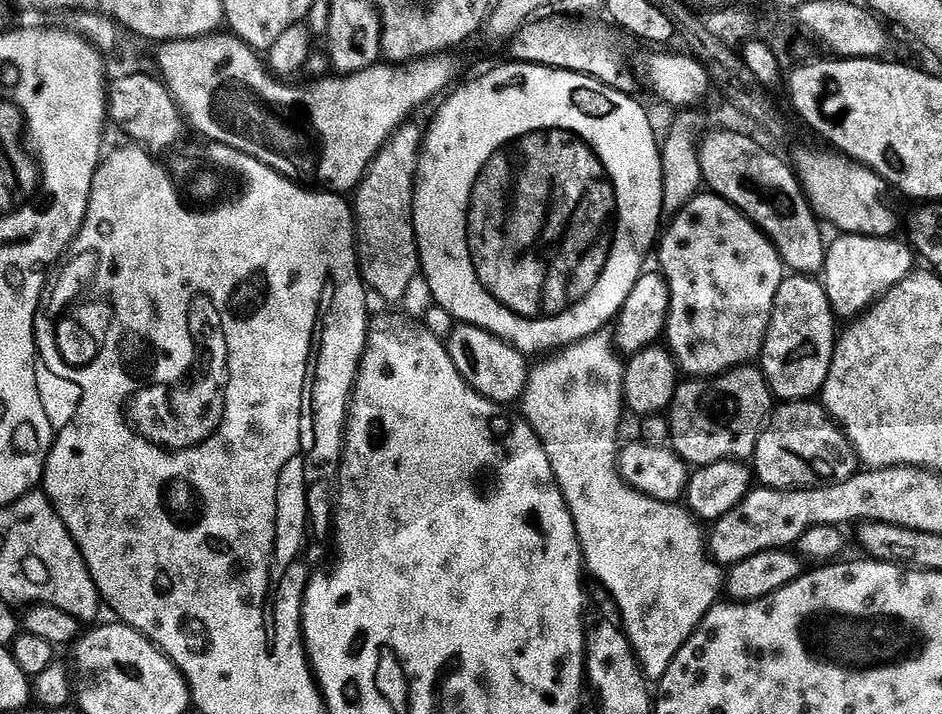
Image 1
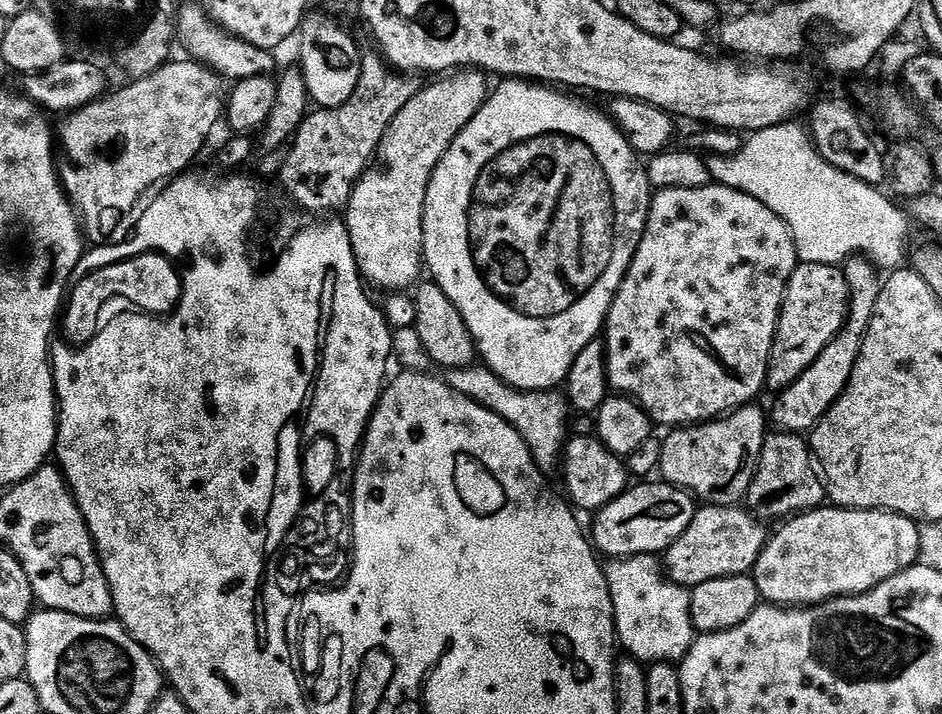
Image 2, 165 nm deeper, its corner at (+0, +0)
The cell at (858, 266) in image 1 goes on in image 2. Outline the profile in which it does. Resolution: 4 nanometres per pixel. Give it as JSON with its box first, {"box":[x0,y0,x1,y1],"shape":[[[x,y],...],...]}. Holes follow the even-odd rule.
{"box":[770,257,882,434],"shape":[[[852,257],[845,263],[842,271],[847,278],[849,290],[848,320],[840,334],[826,346],[826,350],[822,350],[822,354],[814,358],[812,365],[790,387],[775,397],[772,412],[770,408],[770,420],[779,431],[793,434],[811,433],[816,423],[830,410],[830,406],[838,402],[838,398],[850,382],[850,374],[854,374],[854,366],[858,362],[860,353],[860,343],[864,341],[872,321],[882,278],[879,269],[867,257]]]}

